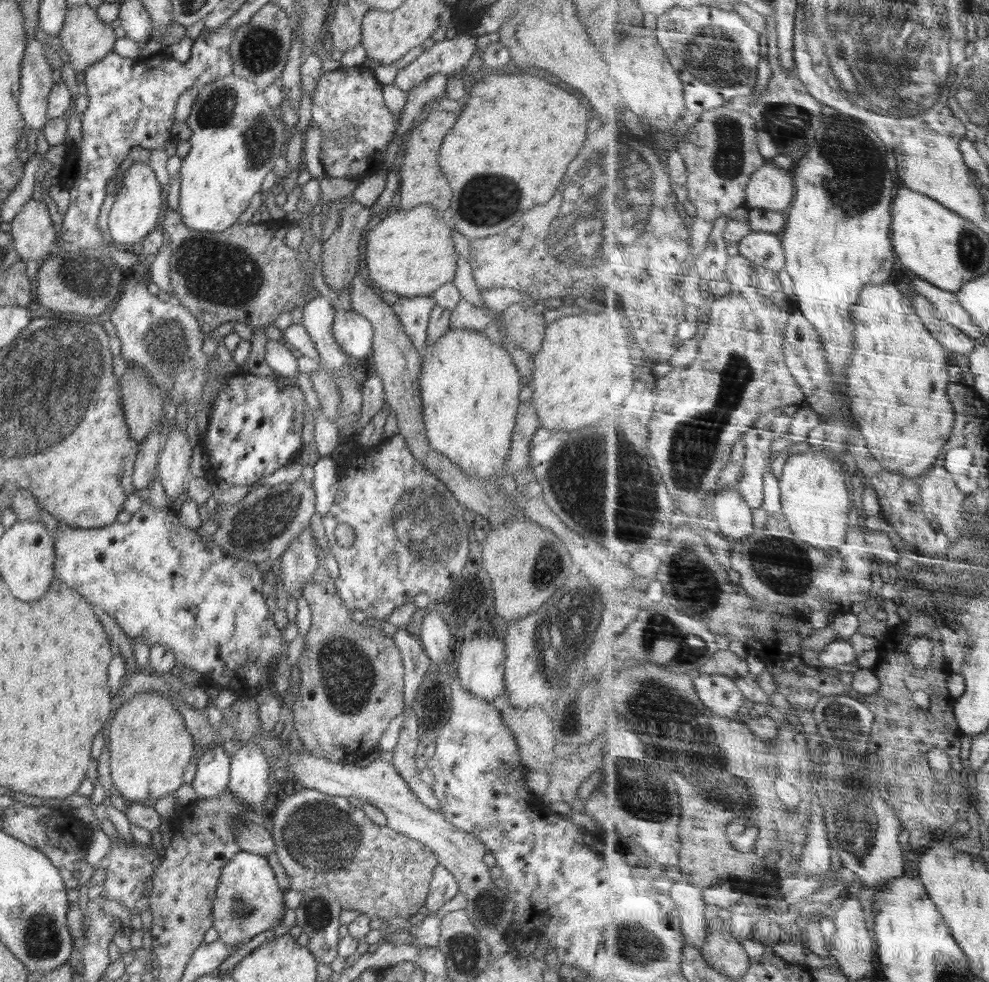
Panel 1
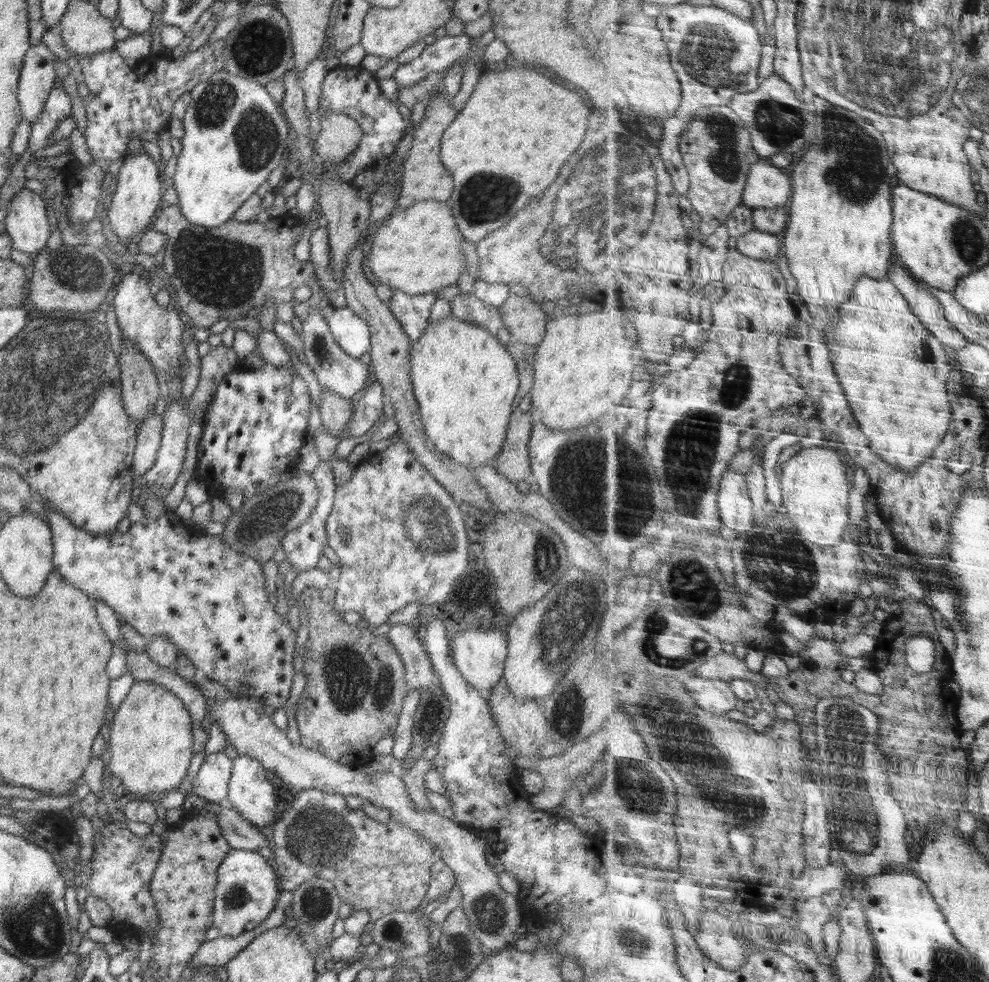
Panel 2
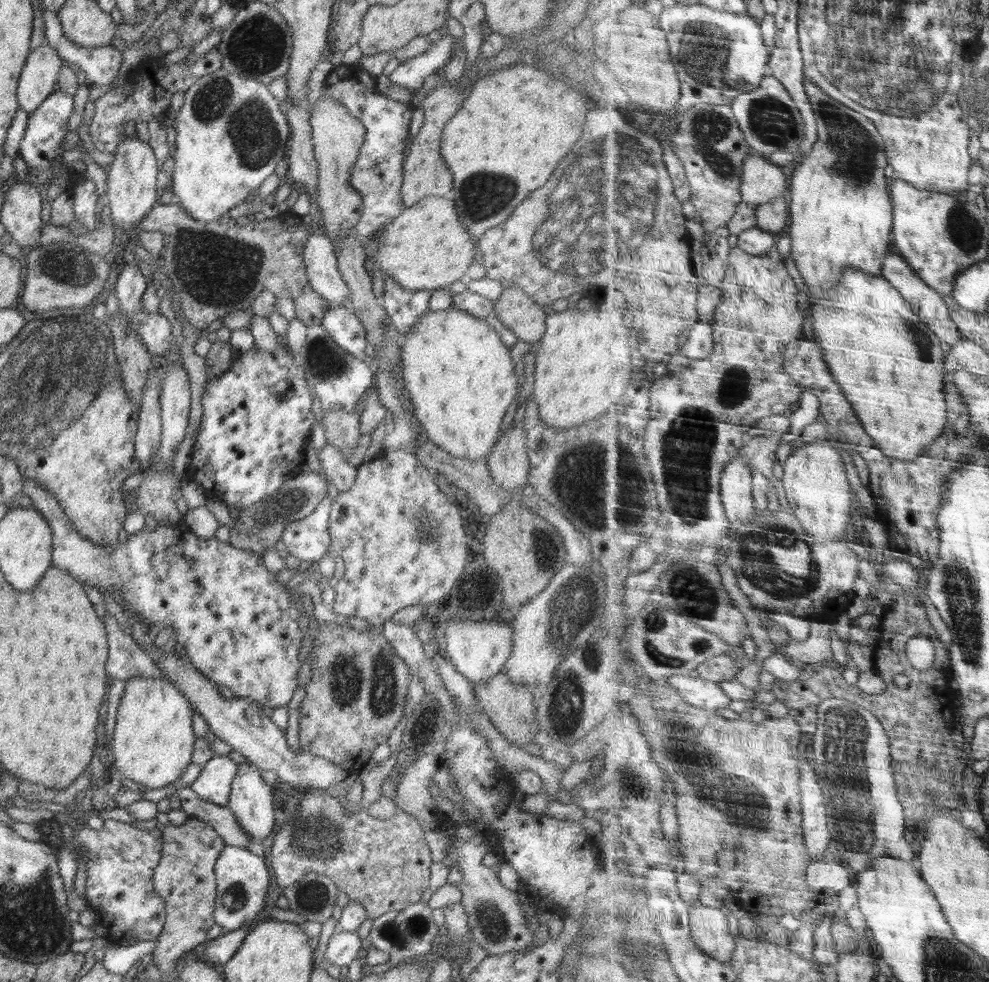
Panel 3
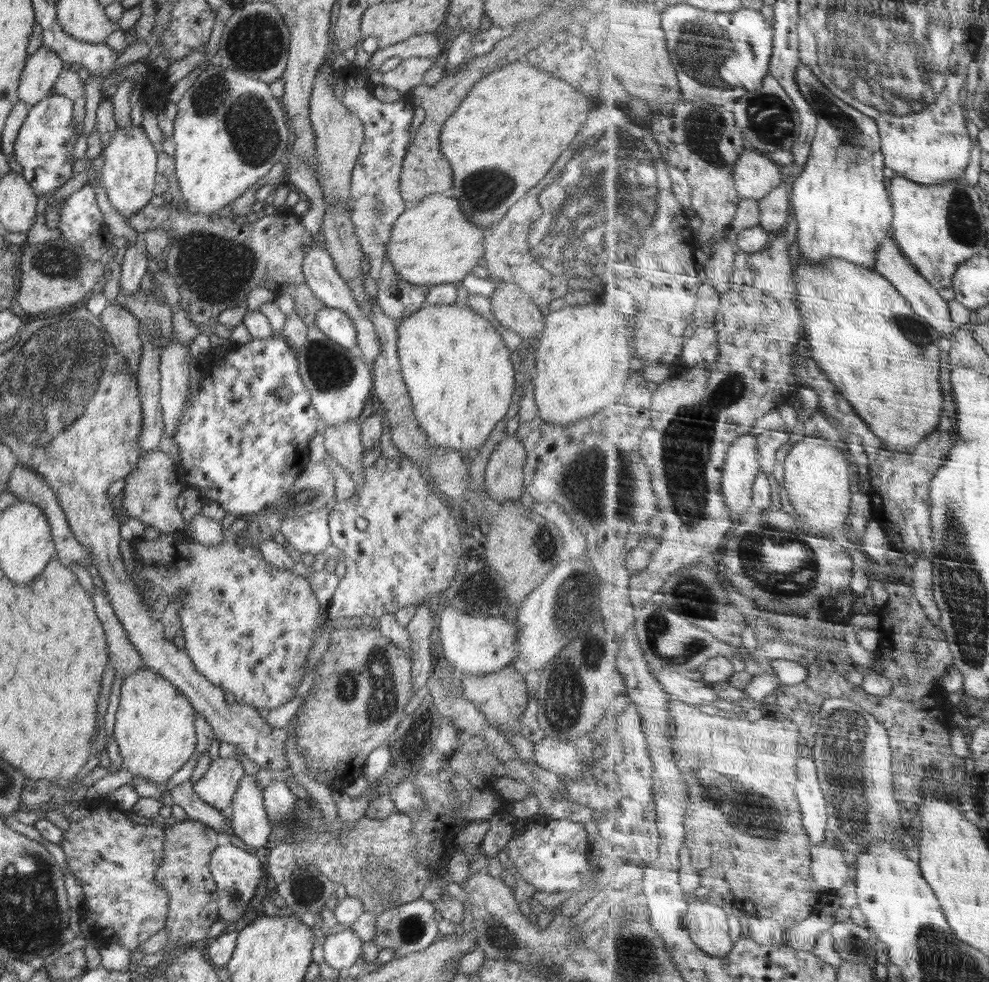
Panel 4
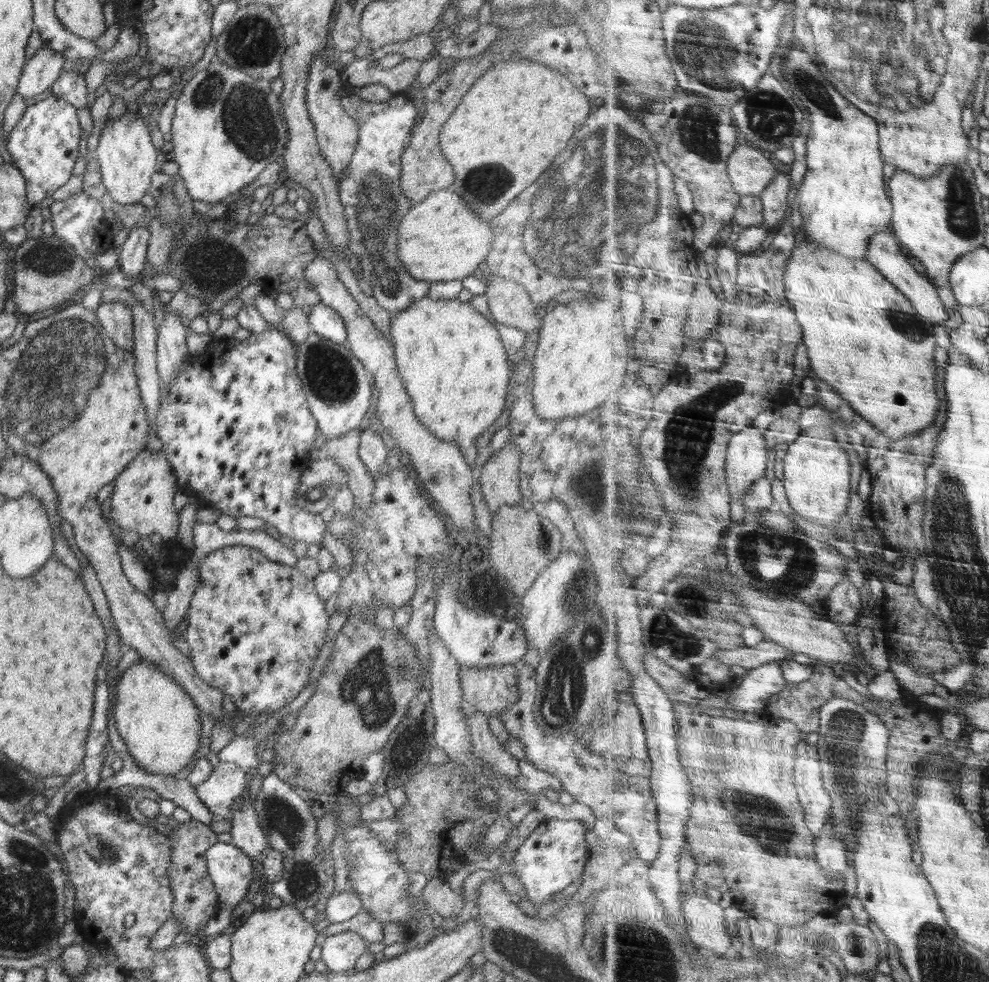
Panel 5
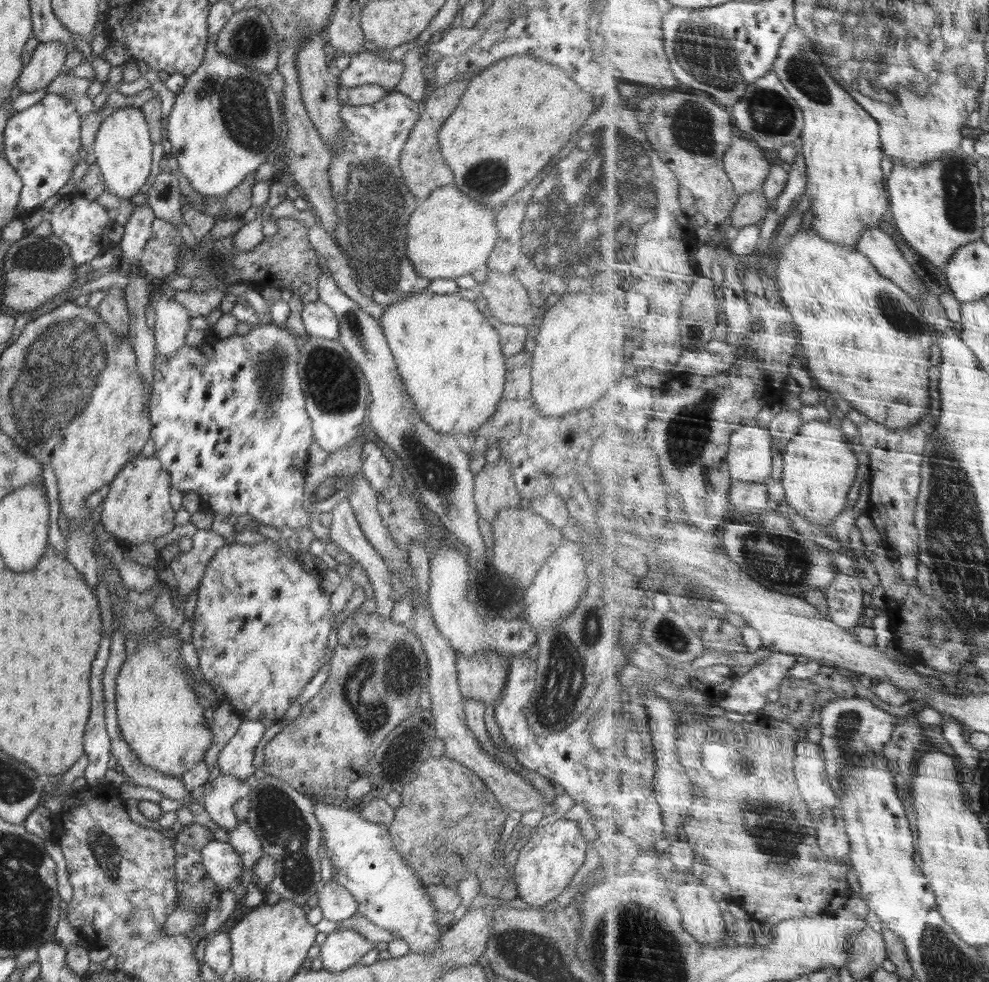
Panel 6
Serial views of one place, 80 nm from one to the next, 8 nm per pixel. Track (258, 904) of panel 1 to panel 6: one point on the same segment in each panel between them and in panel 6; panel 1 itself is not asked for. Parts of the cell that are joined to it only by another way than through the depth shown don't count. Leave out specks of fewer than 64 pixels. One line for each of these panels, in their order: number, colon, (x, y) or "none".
2: (247, 888)
3: (242, 878)
4: (236, 872)
5: (230, 869)
6: (223, 864)

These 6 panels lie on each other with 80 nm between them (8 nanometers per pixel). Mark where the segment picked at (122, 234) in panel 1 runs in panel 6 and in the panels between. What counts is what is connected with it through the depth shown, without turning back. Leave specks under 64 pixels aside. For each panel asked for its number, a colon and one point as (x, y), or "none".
2: (139, 190)
3: (131, 181)
4: (128, 176)
5: (127, 157)
6: (123, 148)

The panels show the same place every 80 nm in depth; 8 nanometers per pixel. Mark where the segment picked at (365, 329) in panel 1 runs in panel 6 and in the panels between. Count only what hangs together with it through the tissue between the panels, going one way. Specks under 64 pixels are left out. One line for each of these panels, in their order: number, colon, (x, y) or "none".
2: (352, 334)
3: (345, 328)
4: (335, 324)
5: (324, 321)
6: (319, 319)

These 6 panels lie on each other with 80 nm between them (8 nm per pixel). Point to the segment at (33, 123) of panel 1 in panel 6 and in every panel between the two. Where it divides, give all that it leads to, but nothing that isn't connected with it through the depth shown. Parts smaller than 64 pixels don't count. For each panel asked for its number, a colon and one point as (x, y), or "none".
2: (37, 77)
3: (38, 79)
4: (42, 69)
5: (41, 71)
6: (47, 61)

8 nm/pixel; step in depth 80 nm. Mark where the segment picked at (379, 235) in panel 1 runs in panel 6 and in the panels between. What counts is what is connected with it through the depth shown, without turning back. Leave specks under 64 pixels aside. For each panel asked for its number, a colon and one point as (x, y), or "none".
2: (419, 251)
3: (426, 248)
4: (433, 243)
5: (440, 240)
6: (450, 235)

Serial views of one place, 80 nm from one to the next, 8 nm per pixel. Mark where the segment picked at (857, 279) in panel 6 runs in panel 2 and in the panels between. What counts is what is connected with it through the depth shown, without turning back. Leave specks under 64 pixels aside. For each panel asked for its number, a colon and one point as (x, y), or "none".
2: (900, 398)
3: (890, 363)
4: (885, 358)
5: (864, 336)

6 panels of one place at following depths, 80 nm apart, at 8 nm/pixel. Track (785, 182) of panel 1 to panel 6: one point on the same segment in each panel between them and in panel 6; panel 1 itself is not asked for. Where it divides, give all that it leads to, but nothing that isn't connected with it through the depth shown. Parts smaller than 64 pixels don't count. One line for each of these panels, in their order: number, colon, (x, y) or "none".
2: (768, 186)
3: (763, 180)
4: (756, 174)
5: (752, 171)
6: (747, 165)

